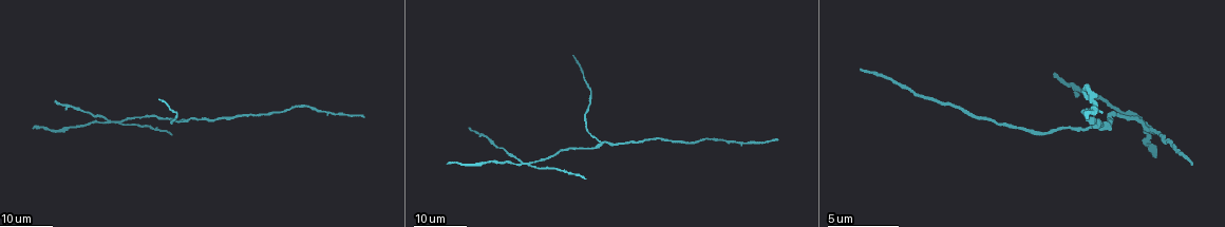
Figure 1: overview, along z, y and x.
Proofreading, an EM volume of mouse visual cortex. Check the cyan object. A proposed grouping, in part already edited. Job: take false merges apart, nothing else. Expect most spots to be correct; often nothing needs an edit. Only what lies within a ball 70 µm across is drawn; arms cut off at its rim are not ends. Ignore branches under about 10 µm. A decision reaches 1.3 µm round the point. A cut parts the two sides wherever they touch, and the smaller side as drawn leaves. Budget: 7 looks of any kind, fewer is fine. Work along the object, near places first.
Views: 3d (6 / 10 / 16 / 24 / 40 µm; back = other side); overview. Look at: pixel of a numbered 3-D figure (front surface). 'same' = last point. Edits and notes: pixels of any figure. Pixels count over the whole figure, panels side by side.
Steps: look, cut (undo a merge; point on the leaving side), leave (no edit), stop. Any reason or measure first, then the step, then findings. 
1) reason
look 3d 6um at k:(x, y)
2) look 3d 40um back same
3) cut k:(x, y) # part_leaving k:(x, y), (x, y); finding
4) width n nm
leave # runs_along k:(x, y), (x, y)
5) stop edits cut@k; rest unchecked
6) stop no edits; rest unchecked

arms part here
look 3d 16um at 1:(528, 165)

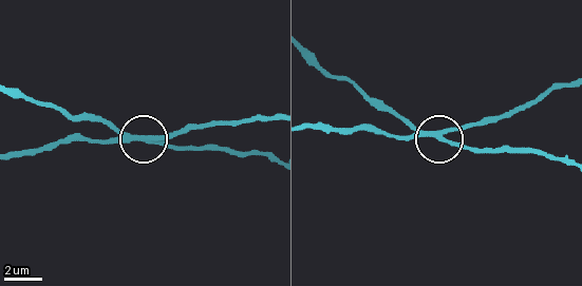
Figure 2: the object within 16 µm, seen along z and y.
look 3d 6um at 2:(145, 139)

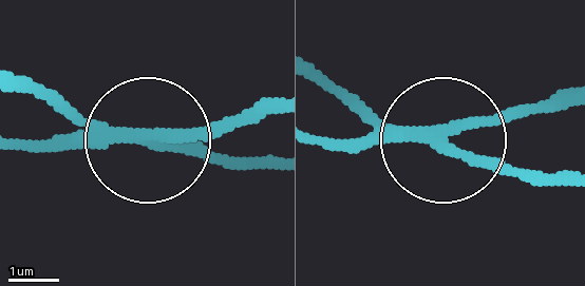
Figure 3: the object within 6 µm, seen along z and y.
side_arm 12 um
cut 3:(483, 165) # part_leaving 3:(407, 139), (322, 89); a second neuron is stuck on

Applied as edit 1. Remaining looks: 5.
two arms in line, one across
look 3d 16um at 1:(185, 121)

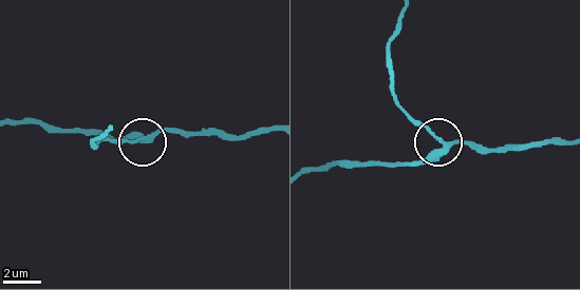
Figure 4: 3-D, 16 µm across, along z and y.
look 3d 6um at 4:(443, 150)

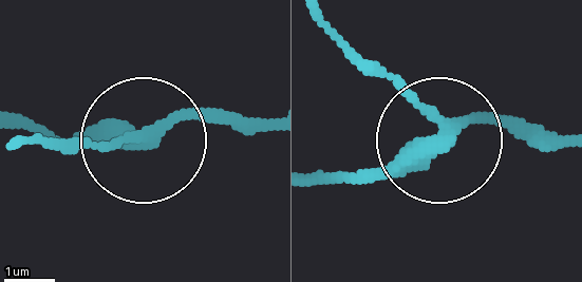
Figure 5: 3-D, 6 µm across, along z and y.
look 3d 6um back at 5:(143, 138)

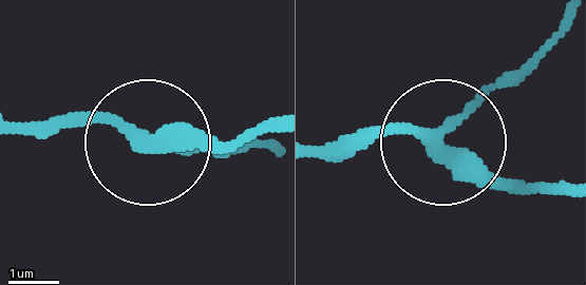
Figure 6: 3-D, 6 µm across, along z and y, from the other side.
arms 3
leave # all the same neuron

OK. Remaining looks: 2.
stop edits cut@3; rest unchecked

